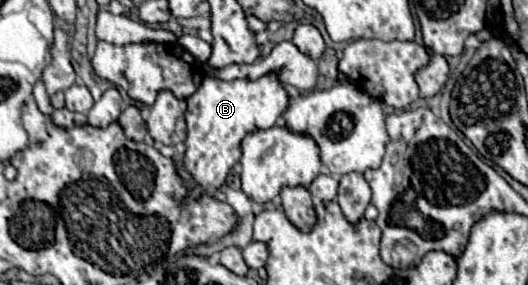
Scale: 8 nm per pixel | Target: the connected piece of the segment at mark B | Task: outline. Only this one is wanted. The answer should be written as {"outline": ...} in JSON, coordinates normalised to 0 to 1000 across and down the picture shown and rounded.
{"outline":[[[519,256],[500,263],[485,284],[443,277],[413,284],[386,270],[383,305],[360,333],[352,382],[352,537],[348,593],[360,607],[356,698],[379,698],[398,670],[413,670],[428,635],[439,579],[455,558],[455,495],[489,453],[511,453],[523,439],[523,411],[542,389],[545,326],[530,298]]]}

